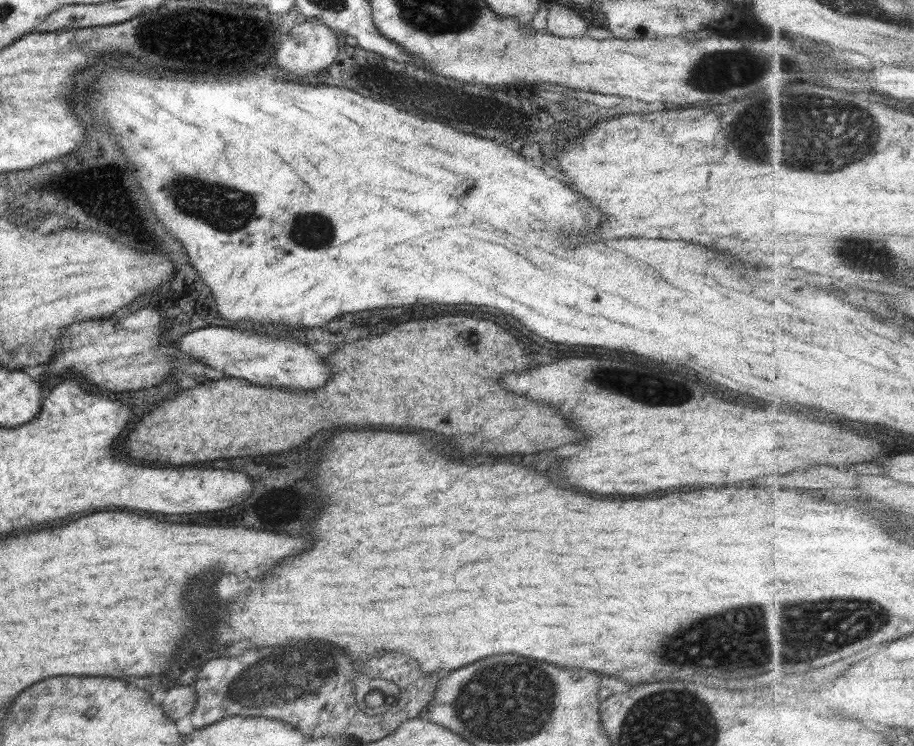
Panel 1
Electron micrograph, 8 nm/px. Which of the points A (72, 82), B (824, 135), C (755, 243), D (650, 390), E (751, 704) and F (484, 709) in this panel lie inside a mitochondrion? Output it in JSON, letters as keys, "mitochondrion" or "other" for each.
{"A":"other","B":"mitochondrion","C":"other","D":"mitochondrion","E":"other","F":"mitochondrion"}

